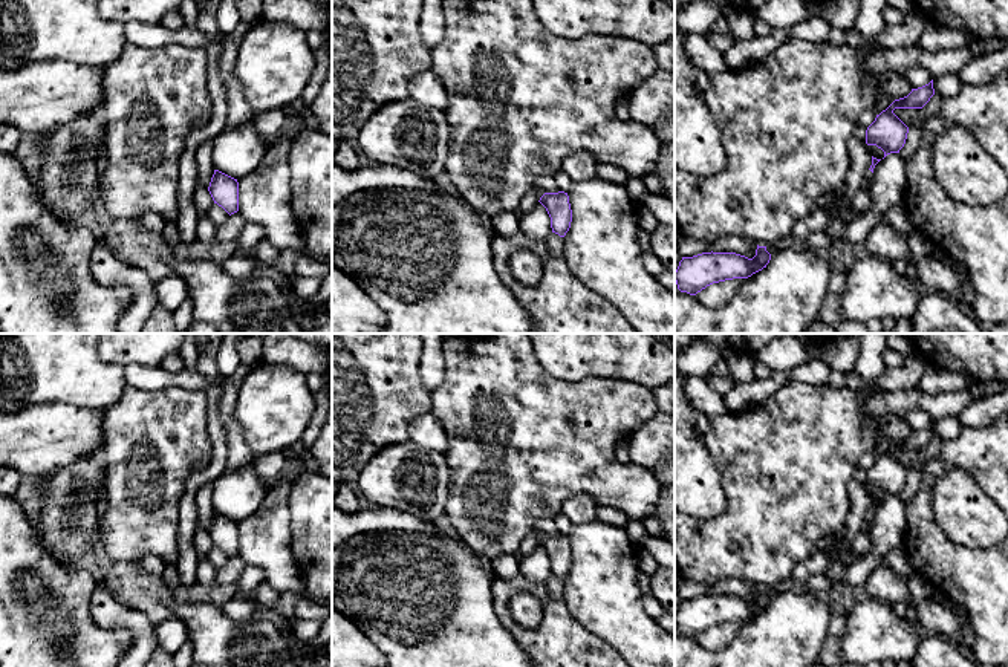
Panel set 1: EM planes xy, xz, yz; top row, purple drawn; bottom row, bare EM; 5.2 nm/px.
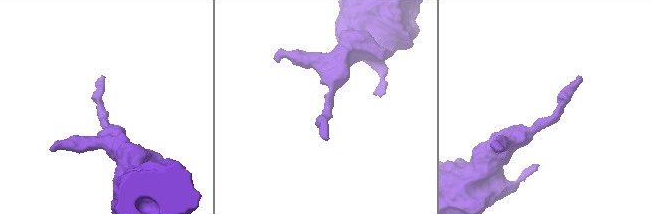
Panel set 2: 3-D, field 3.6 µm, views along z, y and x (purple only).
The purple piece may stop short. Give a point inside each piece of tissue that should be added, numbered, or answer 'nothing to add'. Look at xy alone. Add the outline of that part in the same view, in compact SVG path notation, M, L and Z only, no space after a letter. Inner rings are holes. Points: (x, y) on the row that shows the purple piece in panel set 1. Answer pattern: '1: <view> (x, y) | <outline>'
nothing to add

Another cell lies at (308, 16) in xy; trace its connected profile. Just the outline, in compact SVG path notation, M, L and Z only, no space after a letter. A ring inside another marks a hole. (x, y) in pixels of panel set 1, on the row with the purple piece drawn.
M263 0L263 18L289 23L304 32L327 31L330 9L315 0Z

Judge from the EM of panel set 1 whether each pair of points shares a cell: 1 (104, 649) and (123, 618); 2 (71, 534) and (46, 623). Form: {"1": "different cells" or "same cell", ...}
{"1": "different cells", "2": "different cells"}

